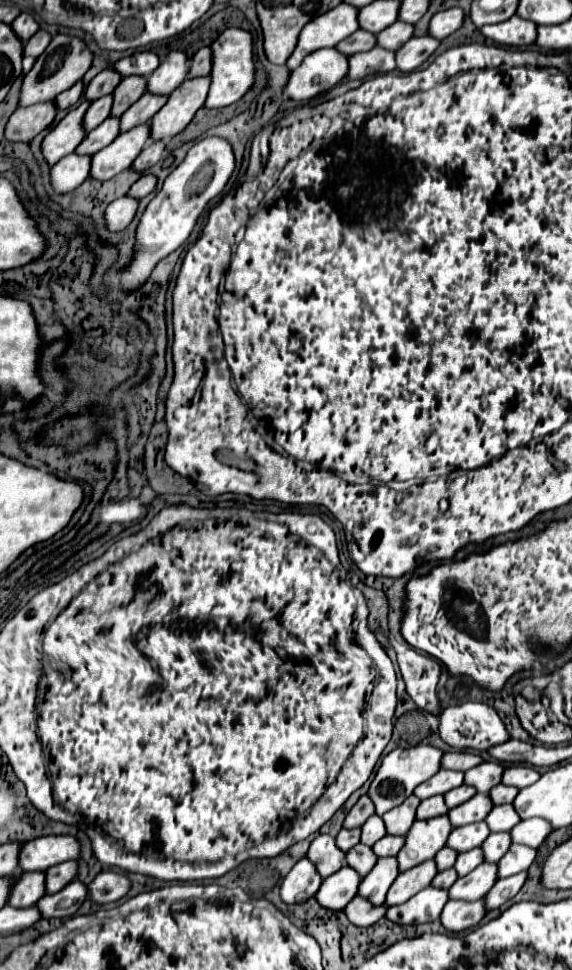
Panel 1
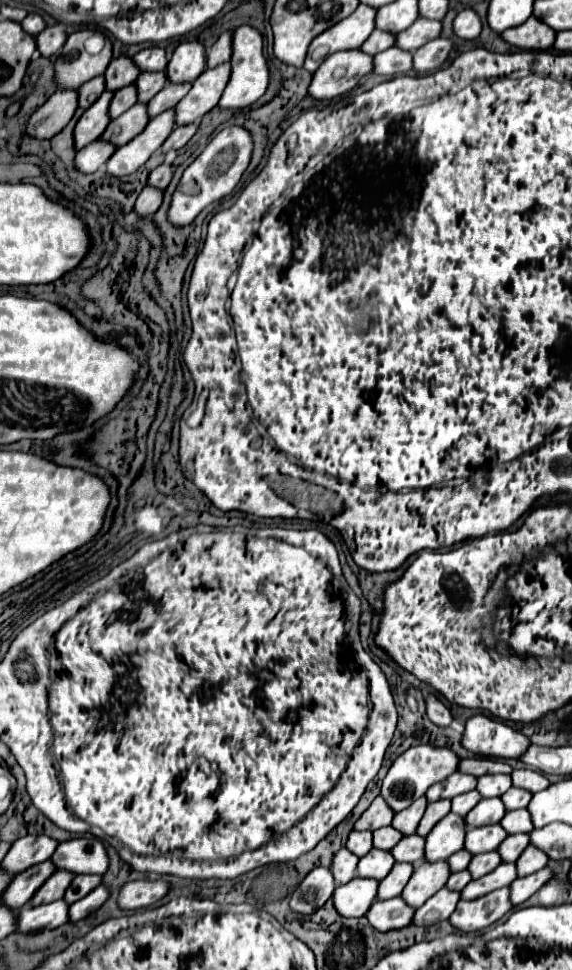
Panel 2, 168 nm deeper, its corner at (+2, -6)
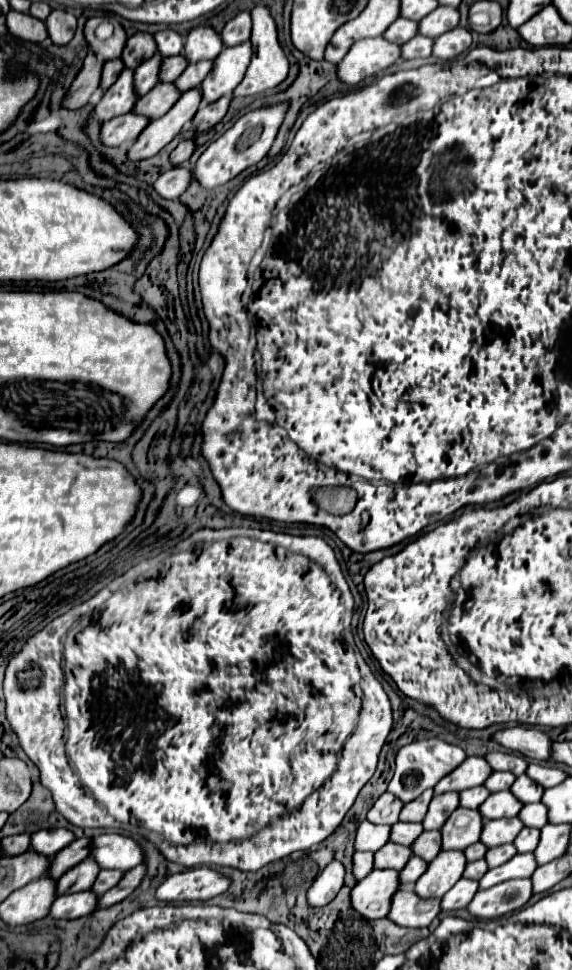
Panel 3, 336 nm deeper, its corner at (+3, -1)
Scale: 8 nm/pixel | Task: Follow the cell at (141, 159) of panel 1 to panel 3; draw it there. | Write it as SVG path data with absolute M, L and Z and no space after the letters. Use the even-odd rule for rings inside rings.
M225 96L225 98L219 98L217 102L211 102L207 106L201 106L197 110L197 114L193 116L193 120L191 120L191 128L195 132L203 132L203 130L213 128L225 116L227 106L229 106L229 100L231 100L231 96Z

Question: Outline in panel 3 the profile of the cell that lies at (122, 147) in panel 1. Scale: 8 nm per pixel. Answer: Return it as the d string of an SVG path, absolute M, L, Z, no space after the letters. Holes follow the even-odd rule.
M193 88L171 106L171 110L145 126L145 130L139 134L137 142L127 150L127 158L131 162L139 162L145 158L155 156L165 144L169 144L185 124L191 122L193 114L197 112L197 106L201 102L201 92L199 88Z

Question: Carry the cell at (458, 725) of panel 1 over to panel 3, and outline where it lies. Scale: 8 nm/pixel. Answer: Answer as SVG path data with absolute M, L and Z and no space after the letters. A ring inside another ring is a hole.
M527 726L503 728L503 730L497 730L491 738L497 744L523 754L529 760L537 760L537 762L547 760L551 752L549 736L537 728L527 728Z

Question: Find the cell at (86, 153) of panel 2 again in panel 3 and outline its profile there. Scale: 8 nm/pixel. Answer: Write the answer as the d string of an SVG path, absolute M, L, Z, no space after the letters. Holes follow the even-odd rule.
M123 114L117 118L111 118L101 126L99 140L107 148L119 148L123 142L133 140L141 134L141 130L149 124L147 118L137 116L137 114Z

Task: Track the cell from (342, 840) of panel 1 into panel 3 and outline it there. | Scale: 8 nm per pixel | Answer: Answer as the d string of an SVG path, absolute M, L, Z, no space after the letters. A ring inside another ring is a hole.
M361 822L357 836L355 836L355 850L369 850L375 852L385 846L389 840L389 826L375 826L371 822Z

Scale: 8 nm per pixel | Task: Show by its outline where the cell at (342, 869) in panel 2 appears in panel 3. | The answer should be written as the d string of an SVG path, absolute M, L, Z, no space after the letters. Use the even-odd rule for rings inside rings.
M355 852L353 854L353 876L357 880L361 880L371 870L373 870L373 854L371 852Z

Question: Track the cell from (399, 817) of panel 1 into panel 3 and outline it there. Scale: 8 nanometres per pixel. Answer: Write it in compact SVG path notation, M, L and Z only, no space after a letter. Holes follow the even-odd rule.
M425 790L417 800L405 804L401 814L399 814L399 820L401 822L421 822L425 818L425 812L427 812L427 806L431 802L431 796L433 796L433 790Z

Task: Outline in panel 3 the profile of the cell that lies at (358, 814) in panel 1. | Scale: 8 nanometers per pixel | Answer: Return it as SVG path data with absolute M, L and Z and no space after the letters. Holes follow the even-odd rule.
M385 792L379 796L379 800L373 804L373 808L367 814L367 820L371 824L395 824L399 820L399 812L403 808L403 802L399 798L395 798L393 794Z

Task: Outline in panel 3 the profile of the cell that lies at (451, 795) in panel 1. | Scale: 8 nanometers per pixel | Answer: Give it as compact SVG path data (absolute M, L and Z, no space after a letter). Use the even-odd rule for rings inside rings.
M475 786L475 788L469 788L469 790L463 790L459 792L459 806L463 808L479 808L481 802L485 802L489 796L489 790L485 786Z

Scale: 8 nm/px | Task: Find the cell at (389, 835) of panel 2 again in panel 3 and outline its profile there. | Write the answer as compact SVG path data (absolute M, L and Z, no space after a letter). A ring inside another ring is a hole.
M397 822L391 826L389 832L389 842L397 842L403 846L411 846L413 840L423 832L421 824L405 824L405 822Z

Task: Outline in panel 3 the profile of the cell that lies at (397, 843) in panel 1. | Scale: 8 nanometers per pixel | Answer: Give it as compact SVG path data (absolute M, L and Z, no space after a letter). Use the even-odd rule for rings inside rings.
M423 832L417 842L413 842L411 850L419 858L425 858L425 862L431 862L441 850L441 832Z

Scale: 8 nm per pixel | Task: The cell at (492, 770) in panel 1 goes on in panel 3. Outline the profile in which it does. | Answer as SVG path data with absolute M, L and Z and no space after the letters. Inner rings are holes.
M493 772L487 780L485 780L485 788L489 792L501 792L501 790L509 790L509 786L515 782L515 776L511 772Z

